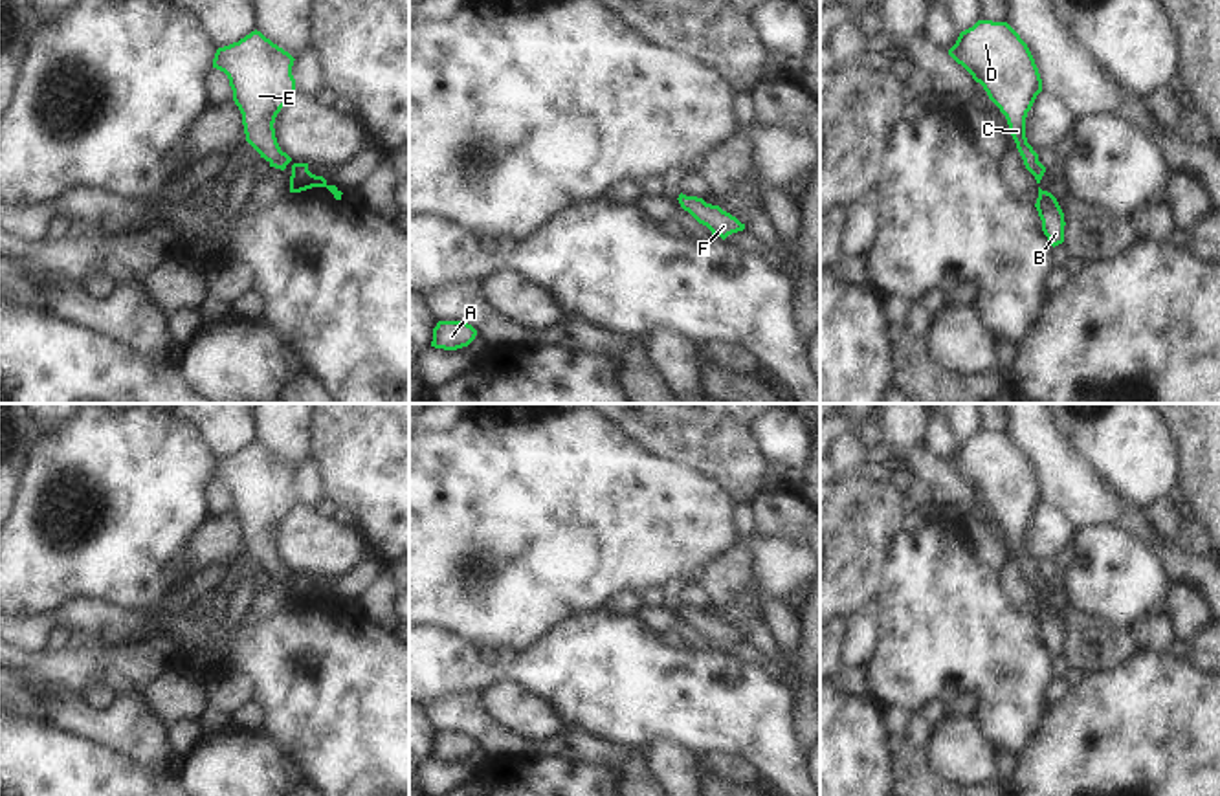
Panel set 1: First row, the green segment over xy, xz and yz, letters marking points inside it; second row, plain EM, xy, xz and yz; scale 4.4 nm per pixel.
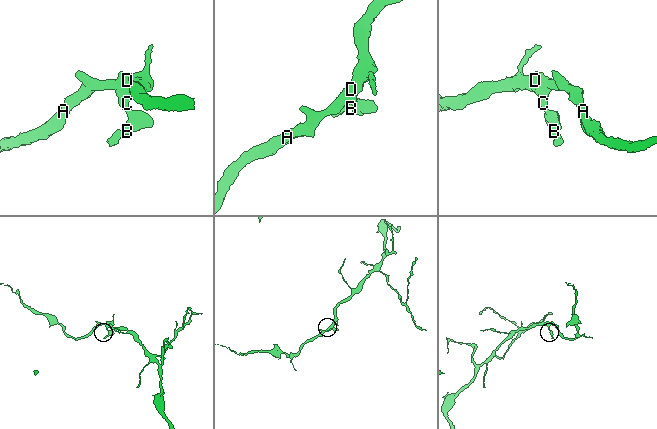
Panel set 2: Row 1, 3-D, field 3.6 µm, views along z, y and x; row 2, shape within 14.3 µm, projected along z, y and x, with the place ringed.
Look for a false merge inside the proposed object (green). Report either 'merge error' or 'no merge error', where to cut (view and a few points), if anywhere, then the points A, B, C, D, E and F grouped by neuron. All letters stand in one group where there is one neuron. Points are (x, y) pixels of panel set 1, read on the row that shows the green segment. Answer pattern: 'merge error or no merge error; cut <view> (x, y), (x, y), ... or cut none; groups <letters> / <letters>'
no merge error; cut none; groups A B C D E F

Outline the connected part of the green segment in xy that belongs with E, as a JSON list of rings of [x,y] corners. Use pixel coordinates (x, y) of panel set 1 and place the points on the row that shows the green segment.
[[[257,29],[238,42],[218,48],[213,59],[213,68],[229,79],[233,101],[242,114],[246,141],[270,167],[281,171],[292,158],[281,150],[273,123],[295,92],[294,61]]]

